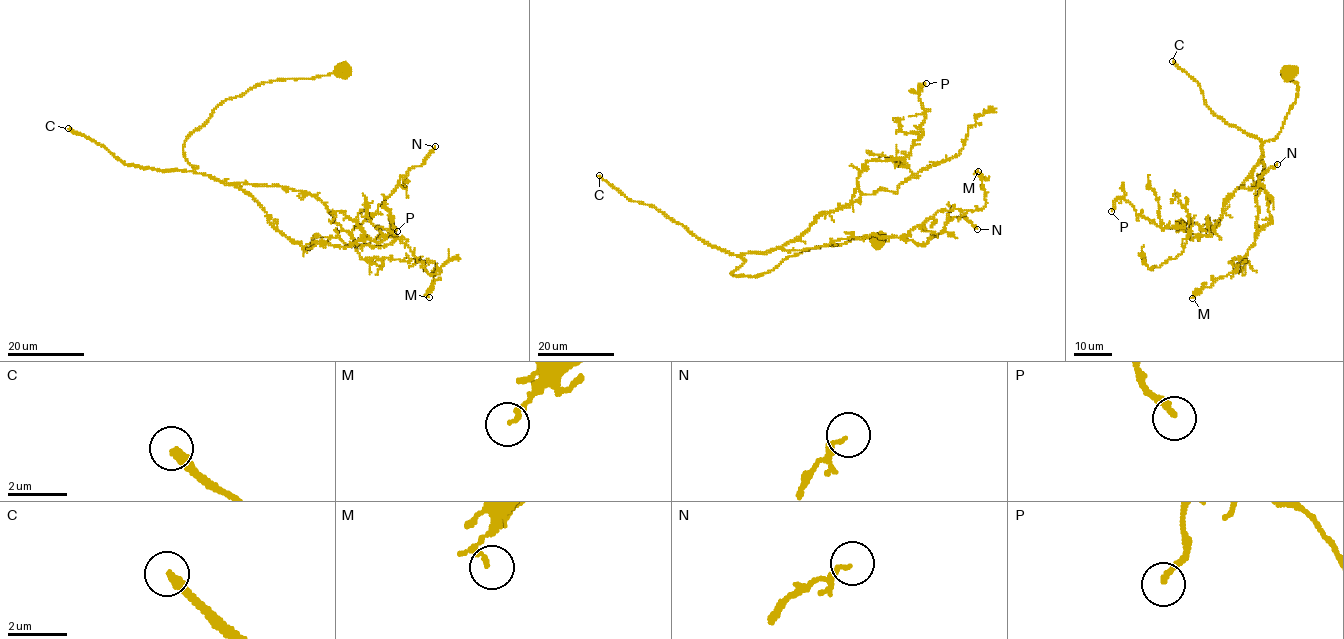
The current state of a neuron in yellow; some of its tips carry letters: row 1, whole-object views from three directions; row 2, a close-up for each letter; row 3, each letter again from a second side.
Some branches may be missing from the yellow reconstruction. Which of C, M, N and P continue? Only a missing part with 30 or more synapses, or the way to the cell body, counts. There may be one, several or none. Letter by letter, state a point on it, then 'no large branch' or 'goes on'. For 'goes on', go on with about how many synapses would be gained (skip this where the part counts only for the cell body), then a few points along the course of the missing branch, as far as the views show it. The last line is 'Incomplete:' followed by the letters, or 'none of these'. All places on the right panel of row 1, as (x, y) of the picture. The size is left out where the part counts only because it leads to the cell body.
C: (1172, 61) | goes on | 190 syn
M: (1192, 298) | no large branch
N: (1277, 164) | no large branch
P: (1111, 211) | no large branch
Incomplete: C

